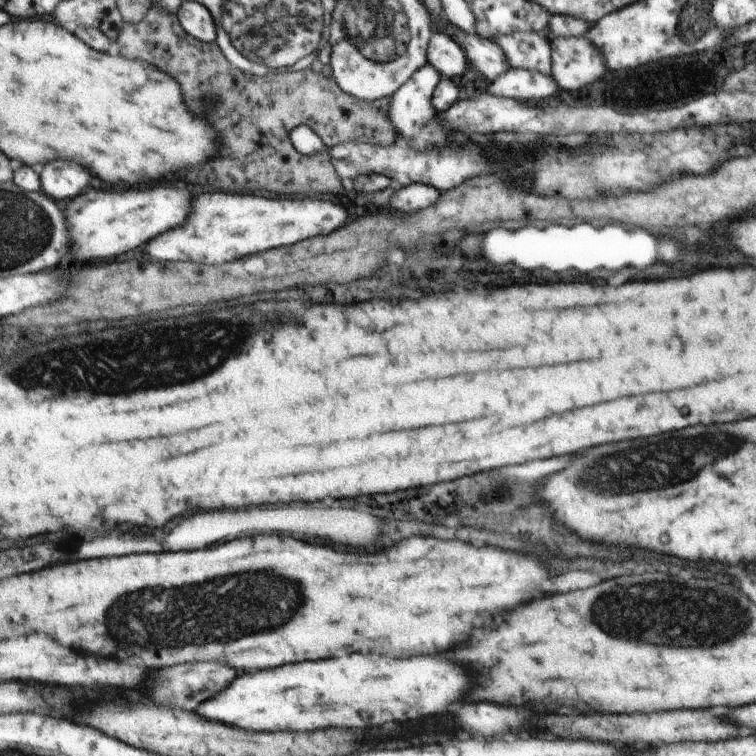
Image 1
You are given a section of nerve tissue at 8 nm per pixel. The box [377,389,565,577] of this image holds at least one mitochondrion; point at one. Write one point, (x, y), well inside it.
(497, 494)

